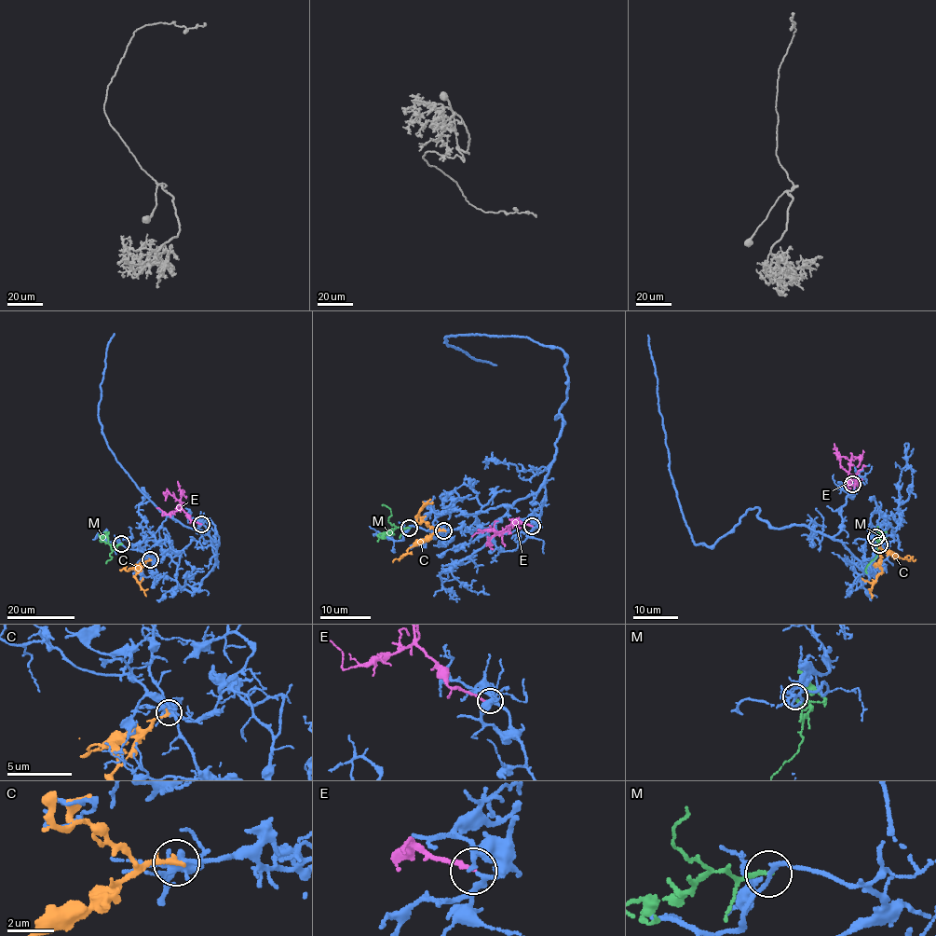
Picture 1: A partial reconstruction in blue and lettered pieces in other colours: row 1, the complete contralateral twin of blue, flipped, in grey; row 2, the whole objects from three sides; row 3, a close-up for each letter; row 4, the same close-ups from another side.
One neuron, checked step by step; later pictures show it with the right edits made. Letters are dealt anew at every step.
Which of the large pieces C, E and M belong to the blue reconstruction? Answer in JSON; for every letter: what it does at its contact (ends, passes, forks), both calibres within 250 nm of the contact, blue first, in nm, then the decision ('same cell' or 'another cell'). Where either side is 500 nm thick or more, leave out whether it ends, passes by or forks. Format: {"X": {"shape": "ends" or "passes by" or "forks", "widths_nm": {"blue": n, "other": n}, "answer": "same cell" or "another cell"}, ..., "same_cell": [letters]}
{"C": {"shape": "ends", "widths_nm": {"blue": 400, "other": 260}, "answer": "another cell"}, "E": {"shape": "ends", "widths_nm": {"blue": 200, "other": 190}, "answer": "same cell"}, "M": {"shape": "ends", "widths_nm": {"blue": 170, "other": 190}, "answer": "another cell"}, "same_cell": ["E"]}

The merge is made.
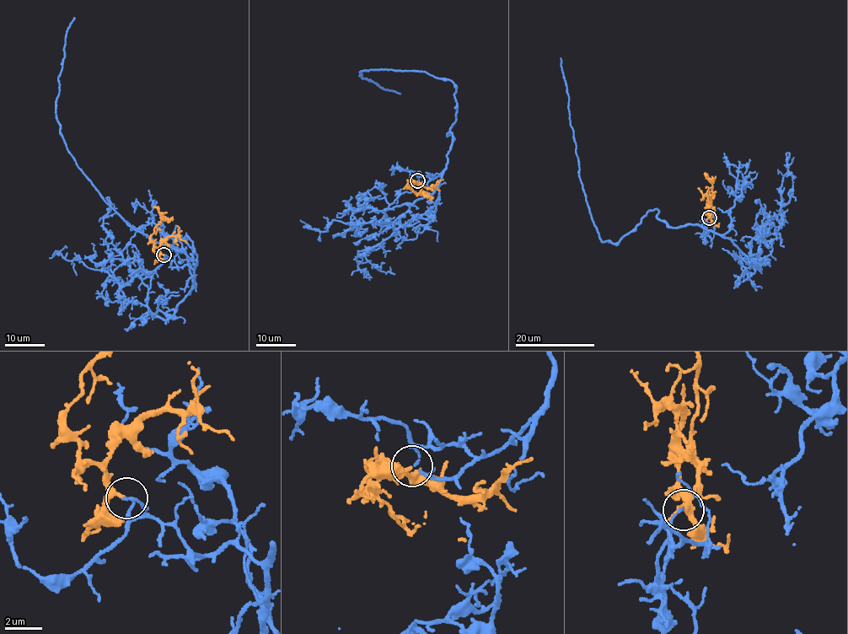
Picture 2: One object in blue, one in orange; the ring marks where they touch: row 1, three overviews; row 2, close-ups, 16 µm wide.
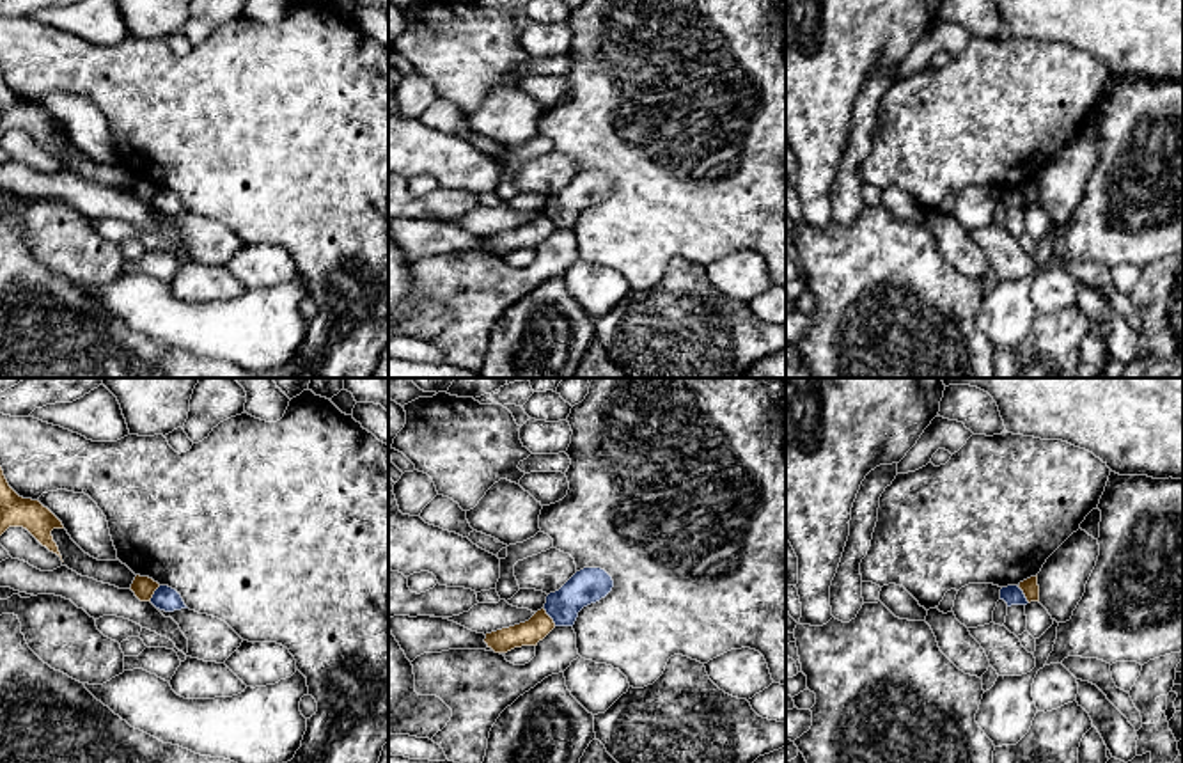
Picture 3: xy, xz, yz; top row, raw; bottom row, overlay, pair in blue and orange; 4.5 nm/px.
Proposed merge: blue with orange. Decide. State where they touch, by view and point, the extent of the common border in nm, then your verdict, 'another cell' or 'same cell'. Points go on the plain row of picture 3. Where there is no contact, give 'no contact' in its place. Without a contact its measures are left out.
xz (550, 219) | 100 nm | another cell

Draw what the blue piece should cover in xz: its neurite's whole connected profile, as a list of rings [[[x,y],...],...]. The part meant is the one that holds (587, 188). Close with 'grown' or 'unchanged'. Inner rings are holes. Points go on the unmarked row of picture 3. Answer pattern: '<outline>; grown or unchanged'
[[[601,170],[576,174],[559,193],[546,199],[544,213],[555,229],[573,229],[578,215],[605,201],[614,190],[612,179]]]; unchanged

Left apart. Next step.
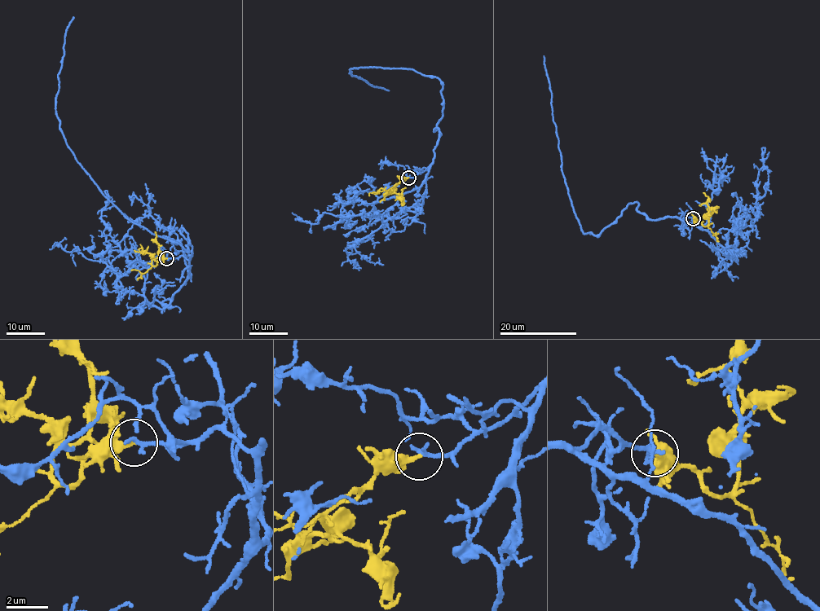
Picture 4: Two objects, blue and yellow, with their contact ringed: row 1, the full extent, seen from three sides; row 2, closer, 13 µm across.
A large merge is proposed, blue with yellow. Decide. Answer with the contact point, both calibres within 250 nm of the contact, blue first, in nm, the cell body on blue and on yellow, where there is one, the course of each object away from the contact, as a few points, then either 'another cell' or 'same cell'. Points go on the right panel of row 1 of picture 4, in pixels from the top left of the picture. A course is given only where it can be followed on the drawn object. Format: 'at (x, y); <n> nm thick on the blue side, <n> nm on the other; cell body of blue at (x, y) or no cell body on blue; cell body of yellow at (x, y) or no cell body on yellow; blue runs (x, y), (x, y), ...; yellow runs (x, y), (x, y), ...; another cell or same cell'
at (693, 218); 240 nm thick on the blue side, 320 nm on the other; no cell body on blue; no cell body on yellow; blue runs (693, 218), (684, 213), (651, 219), (637, 210), (634, 202), (600, 233), (581, 230), (564, 178), (544, 55); yellow runs (693, 218), (703, 226), (708, 223), (707, 197), (703, 192); same cell

